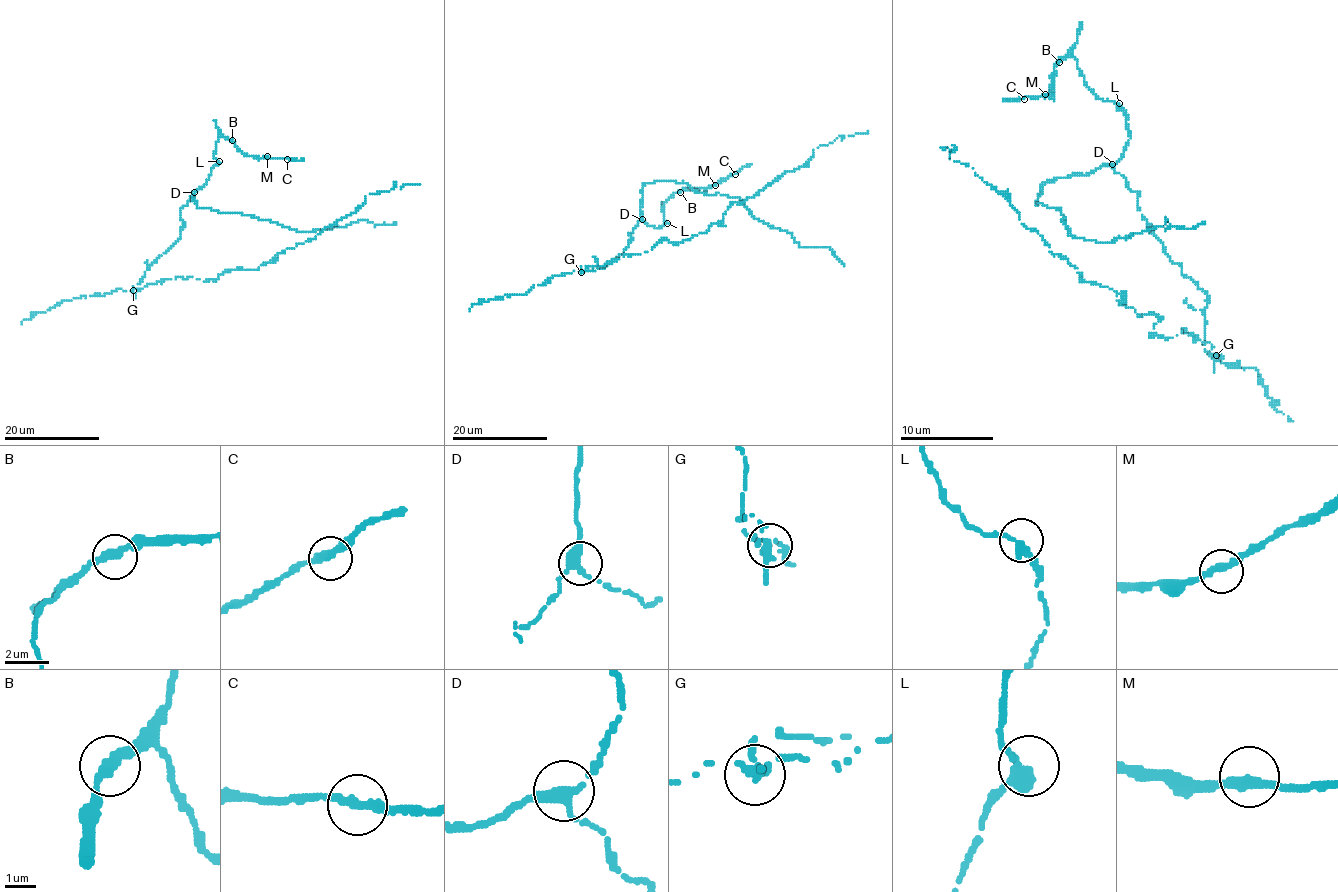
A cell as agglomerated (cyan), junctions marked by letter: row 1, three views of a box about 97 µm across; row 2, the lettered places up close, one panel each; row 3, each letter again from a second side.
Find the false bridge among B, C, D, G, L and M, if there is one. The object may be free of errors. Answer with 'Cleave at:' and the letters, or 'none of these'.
Cleave at: G

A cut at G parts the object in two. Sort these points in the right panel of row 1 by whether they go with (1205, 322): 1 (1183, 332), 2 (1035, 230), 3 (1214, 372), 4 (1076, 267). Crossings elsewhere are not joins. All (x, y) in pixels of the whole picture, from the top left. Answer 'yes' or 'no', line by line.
1: no
2: no
3: yes
4: no

